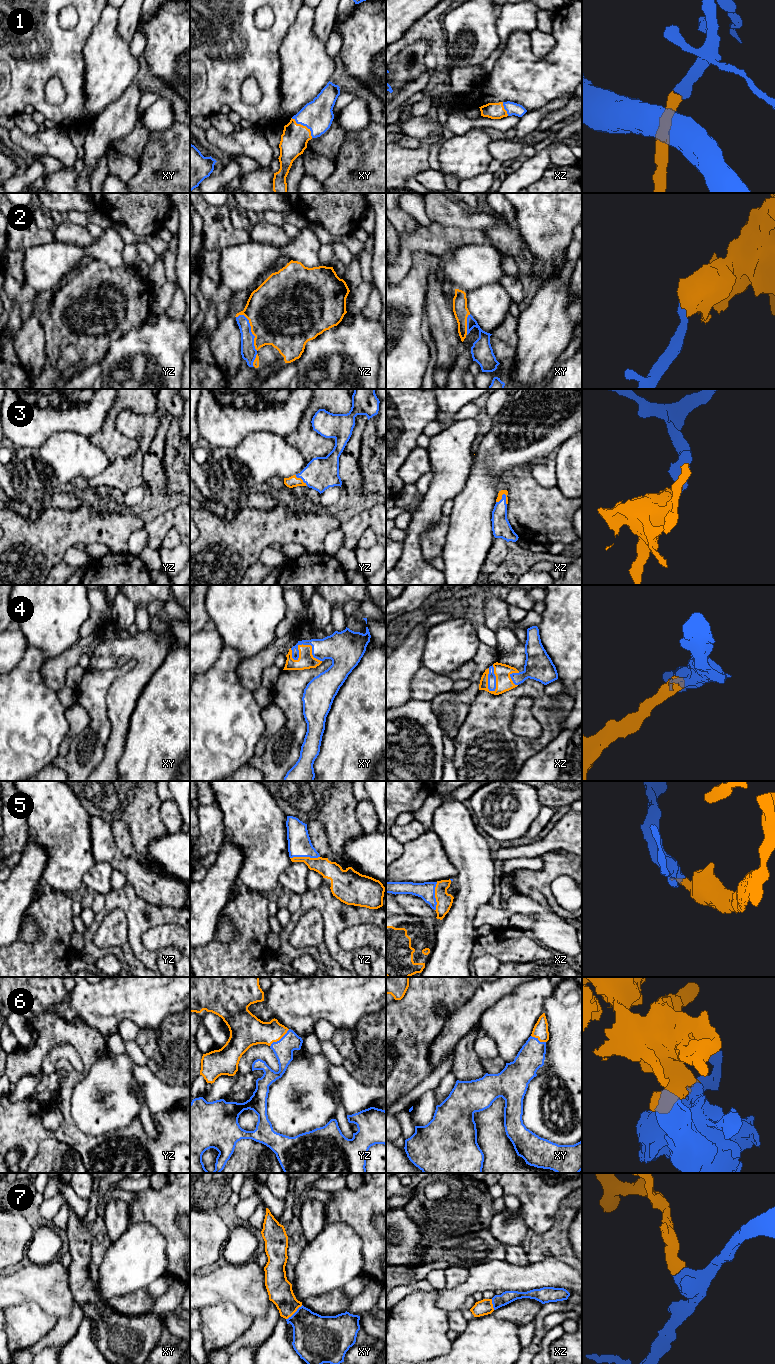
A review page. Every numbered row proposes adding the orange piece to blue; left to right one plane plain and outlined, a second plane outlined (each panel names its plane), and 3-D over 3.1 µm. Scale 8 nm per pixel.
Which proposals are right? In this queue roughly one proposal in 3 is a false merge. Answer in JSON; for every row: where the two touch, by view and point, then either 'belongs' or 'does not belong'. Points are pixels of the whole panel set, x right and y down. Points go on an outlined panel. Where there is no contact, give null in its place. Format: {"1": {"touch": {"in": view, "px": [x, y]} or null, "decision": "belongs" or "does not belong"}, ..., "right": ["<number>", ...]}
{"1": {"touch": {"in": "xy", "px": [304, 125]}, "decision": "belongs"}, "2": {"touch": {"in": "yz", "px": [250, 331]}, "decision": "belongs"}, "3": {"touch": {"in": "xz", "px": [502, 497]}, "decision": "belongs"}, "4": {"touch": {"in": "xy", "px": [301, 644]}, "decision": "belongs"}, "5": {"touch": {"in": "yz", "px": [304, 856]}, "decision": "belongs"}, "6": {"touch": {"in": "yz", "px": [280, 1039]}, "decision": "belongs"}, "7": {"touch": {"in": "xy", "px": [295, 1312]}, "decision": "belongs"}, "right": ["1", "2", "3", "4", "5", "6", "7"]}

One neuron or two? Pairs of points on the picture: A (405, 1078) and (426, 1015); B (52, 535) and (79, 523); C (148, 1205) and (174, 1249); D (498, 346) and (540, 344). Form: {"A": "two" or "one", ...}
{"A": "one", "B": "one", "C": "one", "D": "two"}

